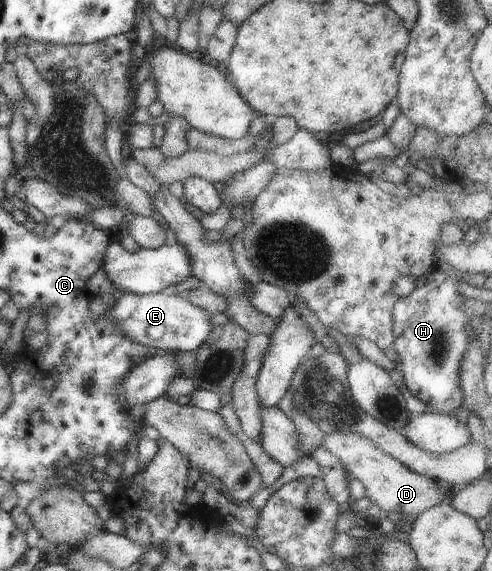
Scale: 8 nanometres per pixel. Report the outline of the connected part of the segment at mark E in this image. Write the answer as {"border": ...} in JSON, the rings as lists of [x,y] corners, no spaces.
{"border":[[[126,293],[117,300],[113,309],[105,314],[102,320],[106,322],[106,316],[115,320],[122,327],[122,331],[126,333],[133,340],[139,341],[143,347],[156,348],[163,351],[194,351],[201,347],[201,344],[205,343],[208,335],[214,330],[211,319],[213,314],[194,306],[187,302],[183,296],[172,295],[168,296],[165,293],[152,293],[149,295],[139,295],[136,293]]]}

